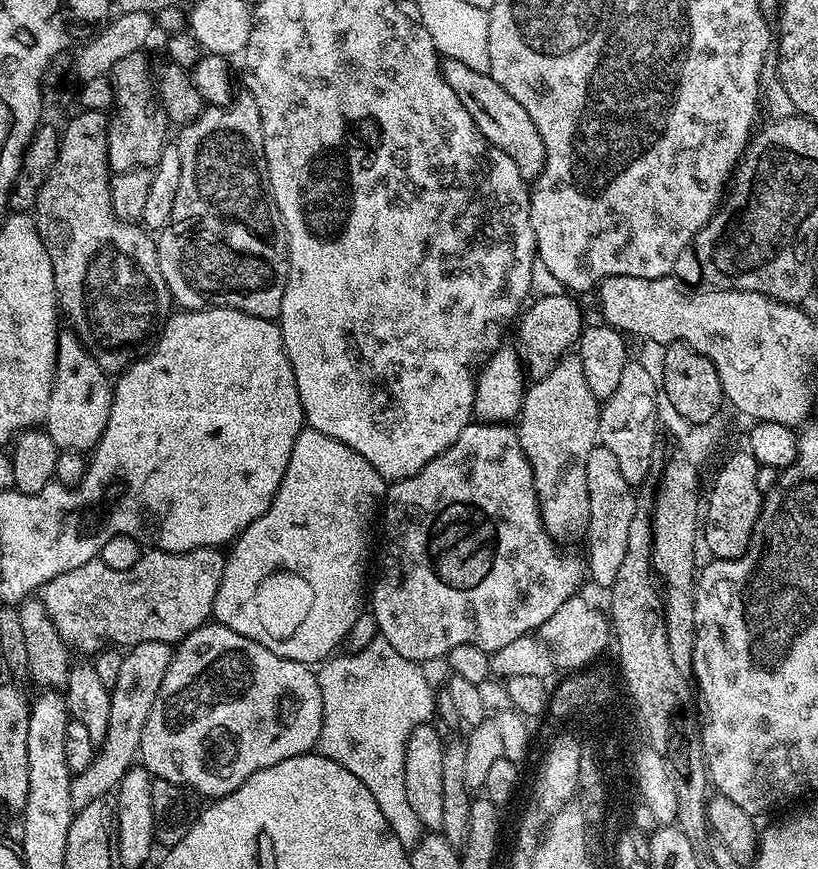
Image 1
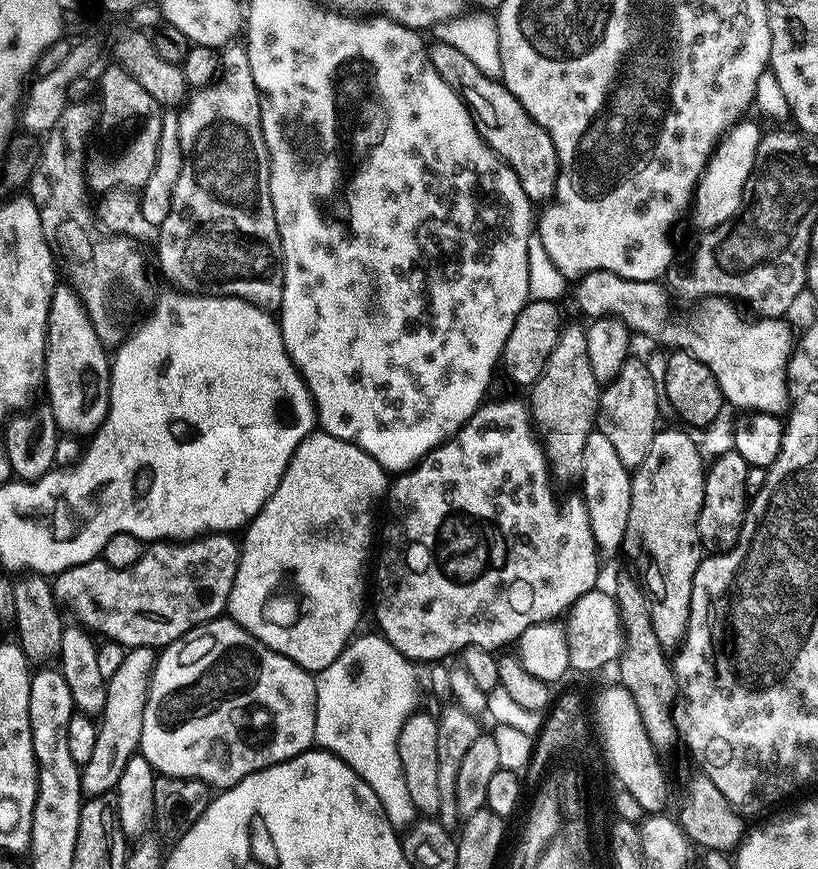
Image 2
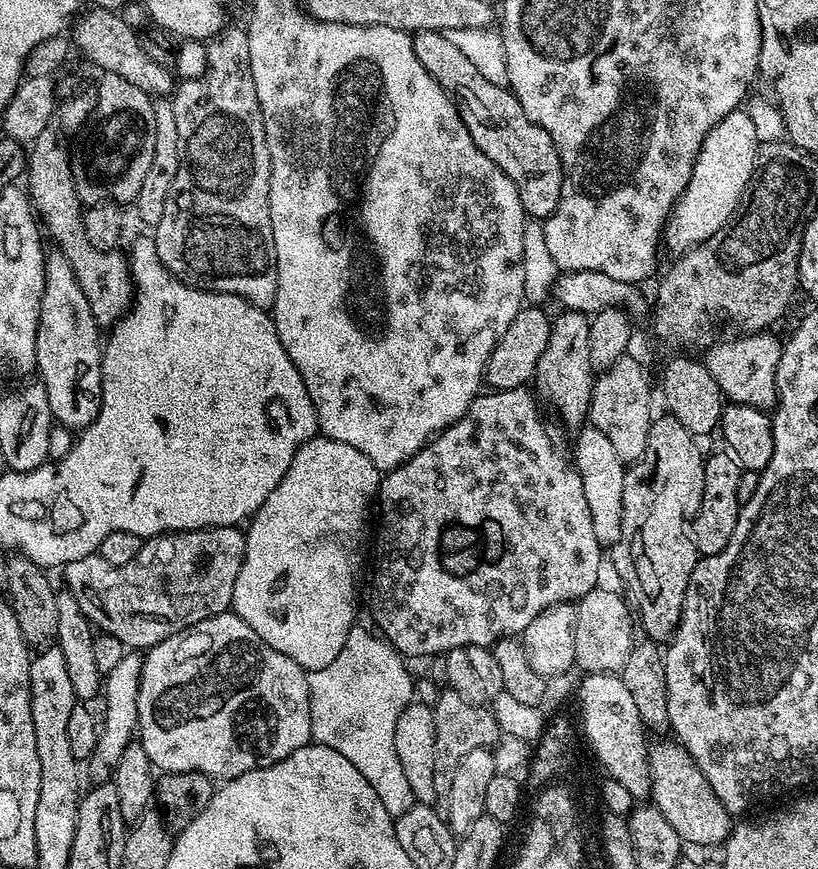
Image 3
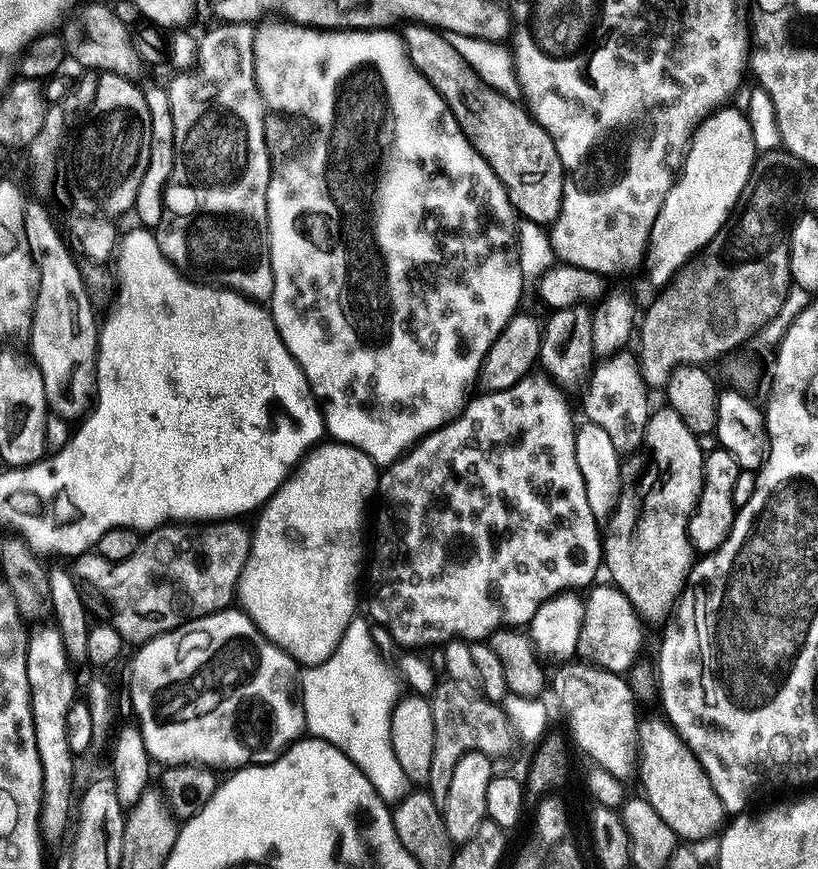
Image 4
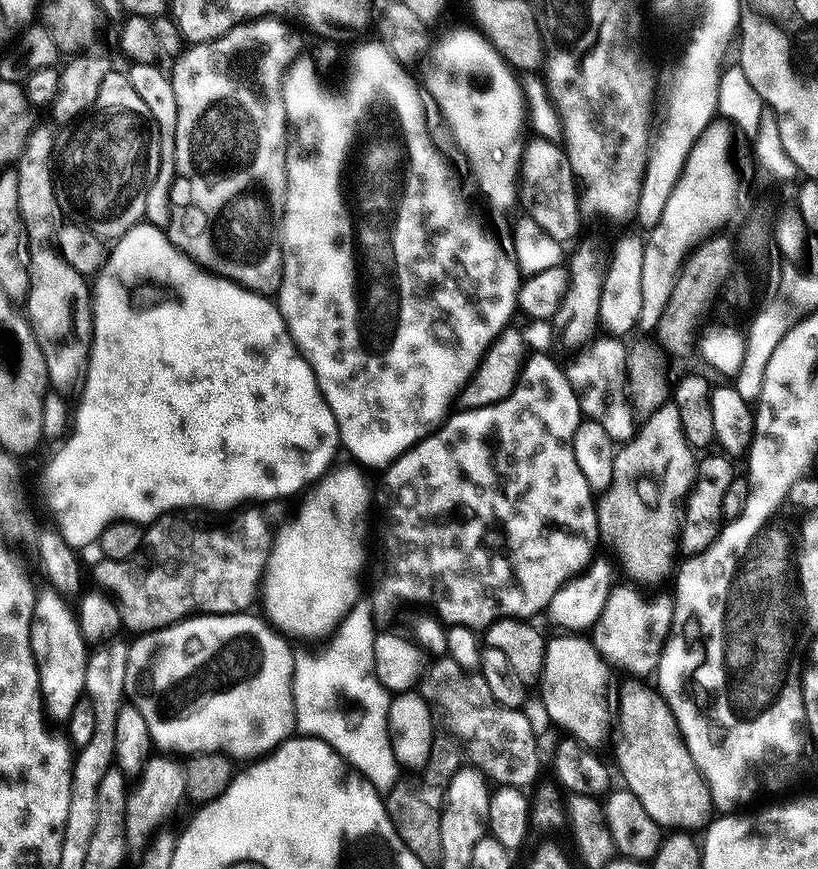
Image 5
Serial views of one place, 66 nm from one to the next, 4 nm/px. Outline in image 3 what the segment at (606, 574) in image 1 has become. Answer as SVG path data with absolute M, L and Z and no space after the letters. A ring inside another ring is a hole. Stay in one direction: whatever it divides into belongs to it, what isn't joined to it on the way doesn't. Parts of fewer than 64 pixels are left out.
M584 426L579 432L576 438L574 467L582 478L586 506L590 506L590 522L594 522L594 538L598 538L601 546L611 546L616 543L622 530L622 490L626 464L618 458L614 445L610 442L610 438L606 438L606 434L602 434L602 430Z

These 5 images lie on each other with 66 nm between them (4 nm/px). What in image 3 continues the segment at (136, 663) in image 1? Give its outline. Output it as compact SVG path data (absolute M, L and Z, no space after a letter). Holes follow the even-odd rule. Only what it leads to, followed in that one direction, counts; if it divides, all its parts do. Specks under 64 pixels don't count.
M136 650L127 651L122 660L106 673L102 684L102 698L104 702L104 716L102 712L101 729L98 744L94 753L86 762L86 774L97 783L109 781L115 773L116 766L125 747L133 741L139 727L137 692L140 685L143 655Z

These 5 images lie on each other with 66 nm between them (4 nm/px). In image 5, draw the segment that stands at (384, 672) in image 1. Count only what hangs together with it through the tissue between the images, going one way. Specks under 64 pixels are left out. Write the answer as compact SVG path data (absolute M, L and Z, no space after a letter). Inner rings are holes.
M357 602L323 645L324 652L318 653L317 656L297 655L293 659L292 697L296 711L296 732L329 744L349 766L361 772L377 792L387 794L402 778L402 769L395 760L391 738L388 737L387 712L390 693L380 684L375 674L374 640L377 633L378 628L373 621L369 605Z

